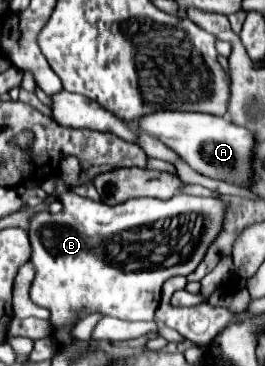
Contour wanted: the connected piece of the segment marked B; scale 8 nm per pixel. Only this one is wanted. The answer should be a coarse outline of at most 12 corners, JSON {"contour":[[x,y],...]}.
{"contour":[[95,203],[29,217],[53,325],[153,321],[223,203]]}

